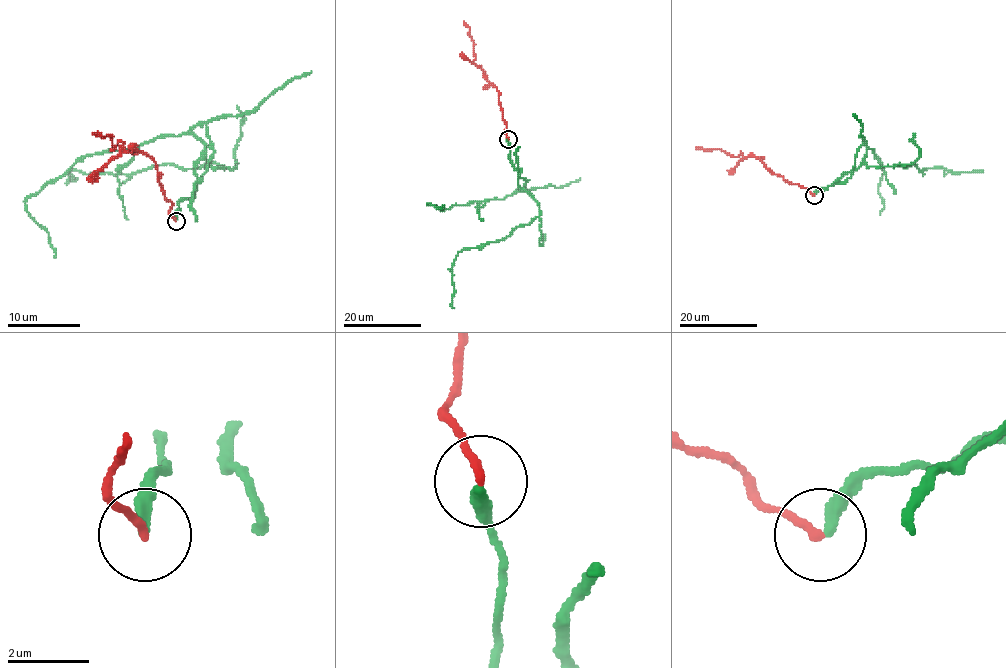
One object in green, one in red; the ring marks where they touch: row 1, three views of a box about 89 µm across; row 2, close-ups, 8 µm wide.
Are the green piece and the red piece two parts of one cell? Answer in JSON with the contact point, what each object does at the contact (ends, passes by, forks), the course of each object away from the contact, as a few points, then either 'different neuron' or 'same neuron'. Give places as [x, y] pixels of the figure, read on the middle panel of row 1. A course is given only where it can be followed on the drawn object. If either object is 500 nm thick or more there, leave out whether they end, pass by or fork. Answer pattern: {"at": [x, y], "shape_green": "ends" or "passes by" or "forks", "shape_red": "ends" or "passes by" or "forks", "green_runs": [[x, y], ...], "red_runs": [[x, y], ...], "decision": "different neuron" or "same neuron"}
{"at": [508, 139], "shape_green": "ends", "shape_red": "ends", "green_runs": [[508, 140], [518, 185], [537, 203], [540, 214], [504, 238], [458, 252], [452, 267], [452, 308]], "red_runs": [[508, 139], [498, 90], [474, 62], [473, 40], [463, 20]], "decision": "different neuron"}

